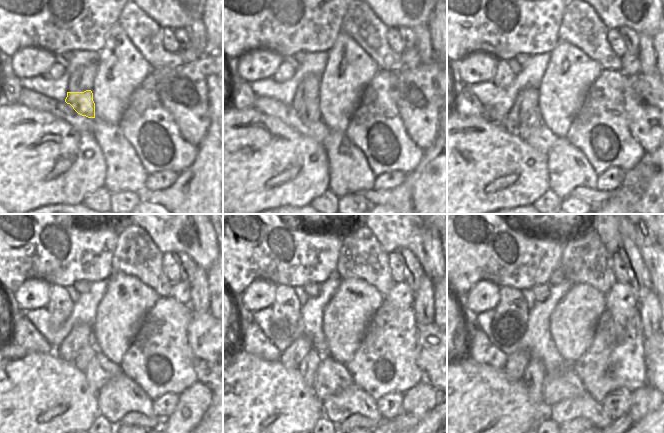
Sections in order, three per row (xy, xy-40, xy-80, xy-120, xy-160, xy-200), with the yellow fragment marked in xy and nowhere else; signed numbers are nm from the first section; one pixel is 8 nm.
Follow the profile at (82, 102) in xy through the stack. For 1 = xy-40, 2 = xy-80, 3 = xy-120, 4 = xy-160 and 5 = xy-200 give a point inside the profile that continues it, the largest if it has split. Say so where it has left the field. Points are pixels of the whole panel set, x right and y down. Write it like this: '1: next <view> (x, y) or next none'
1: next xy-40 (310, 112)
2: next xy-80 (535, 119)
3: next xy-120 (88, 353)
4: next xy-160 (309, 365)
5: next xy-200 (534, 374)

